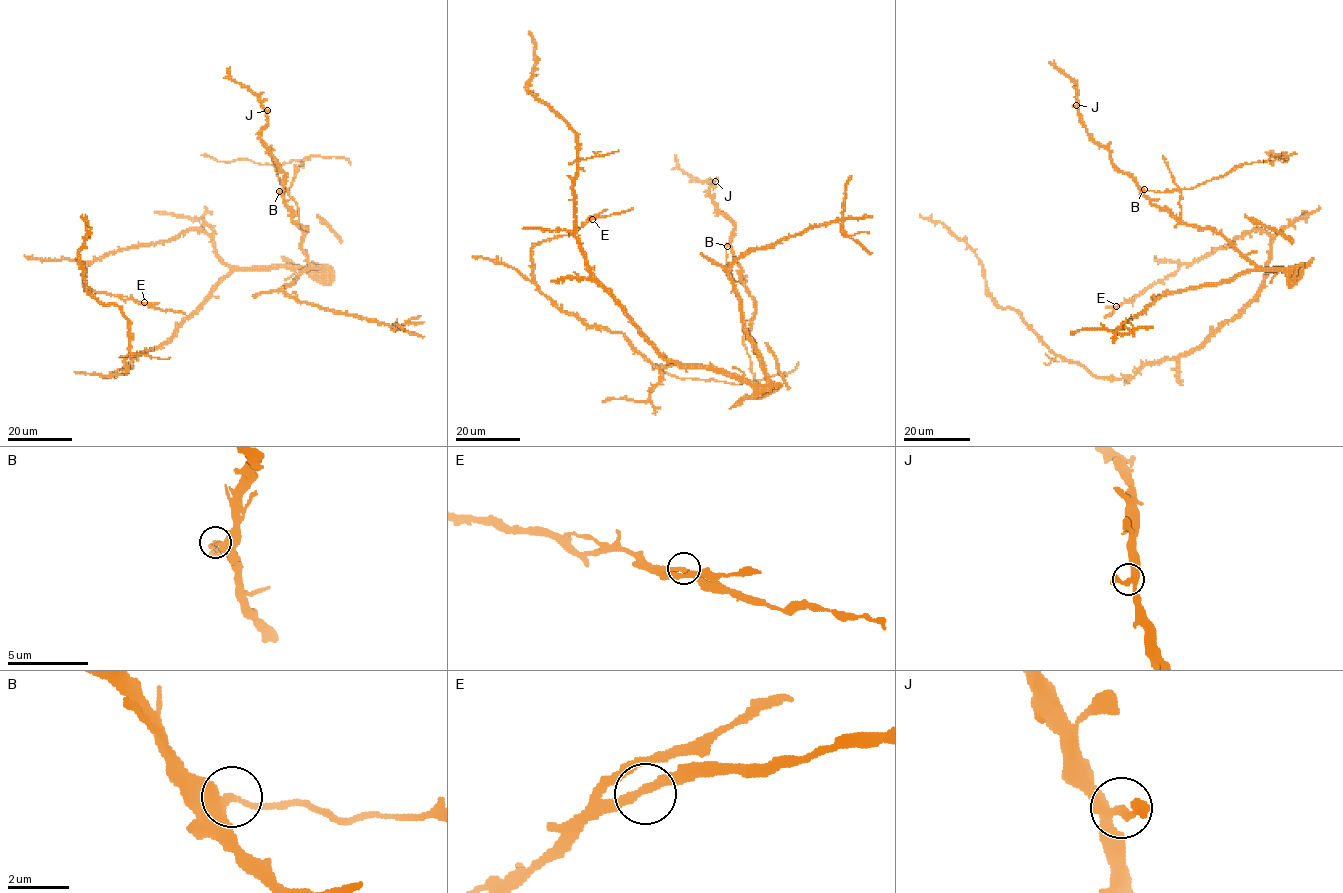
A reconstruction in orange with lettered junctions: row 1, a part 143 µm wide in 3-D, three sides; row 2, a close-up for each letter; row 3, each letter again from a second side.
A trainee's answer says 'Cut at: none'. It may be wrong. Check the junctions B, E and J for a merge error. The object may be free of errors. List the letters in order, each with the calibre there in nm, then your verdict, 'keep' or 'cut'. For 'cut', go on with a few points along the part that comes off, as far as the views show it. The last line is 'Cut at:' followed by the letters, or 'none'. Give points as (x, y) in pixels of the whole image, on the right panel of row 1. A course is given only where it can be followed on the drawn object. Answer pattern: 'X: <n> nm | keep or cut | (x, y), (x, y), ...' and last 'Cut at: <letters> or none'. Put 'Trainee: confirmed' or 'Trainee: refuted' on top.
Trainee: refuted
B: 280 nm | cut | (1144, 189), (1196, 188), (1244, 163), (1288, 160), (1268, 152), (1274, 151)
E: 280 nm | keep
J: 320 nm | keep
Cut at: B

